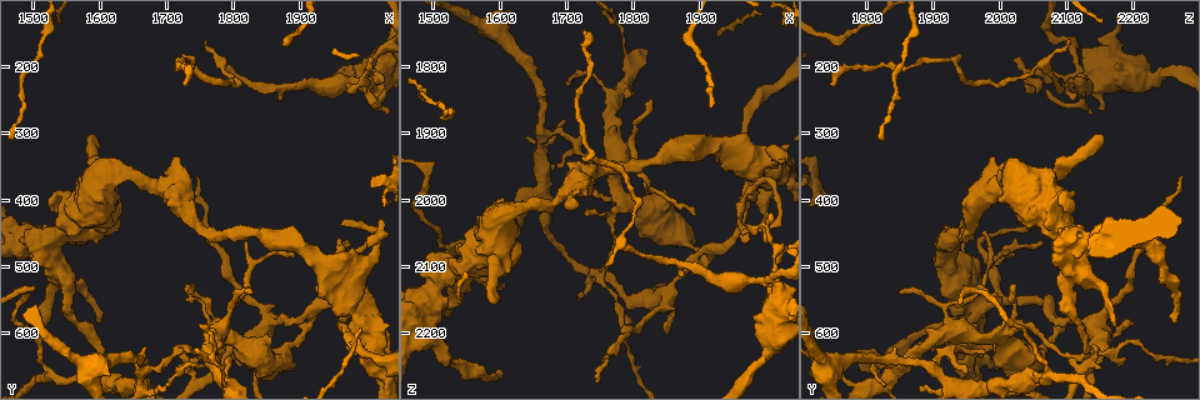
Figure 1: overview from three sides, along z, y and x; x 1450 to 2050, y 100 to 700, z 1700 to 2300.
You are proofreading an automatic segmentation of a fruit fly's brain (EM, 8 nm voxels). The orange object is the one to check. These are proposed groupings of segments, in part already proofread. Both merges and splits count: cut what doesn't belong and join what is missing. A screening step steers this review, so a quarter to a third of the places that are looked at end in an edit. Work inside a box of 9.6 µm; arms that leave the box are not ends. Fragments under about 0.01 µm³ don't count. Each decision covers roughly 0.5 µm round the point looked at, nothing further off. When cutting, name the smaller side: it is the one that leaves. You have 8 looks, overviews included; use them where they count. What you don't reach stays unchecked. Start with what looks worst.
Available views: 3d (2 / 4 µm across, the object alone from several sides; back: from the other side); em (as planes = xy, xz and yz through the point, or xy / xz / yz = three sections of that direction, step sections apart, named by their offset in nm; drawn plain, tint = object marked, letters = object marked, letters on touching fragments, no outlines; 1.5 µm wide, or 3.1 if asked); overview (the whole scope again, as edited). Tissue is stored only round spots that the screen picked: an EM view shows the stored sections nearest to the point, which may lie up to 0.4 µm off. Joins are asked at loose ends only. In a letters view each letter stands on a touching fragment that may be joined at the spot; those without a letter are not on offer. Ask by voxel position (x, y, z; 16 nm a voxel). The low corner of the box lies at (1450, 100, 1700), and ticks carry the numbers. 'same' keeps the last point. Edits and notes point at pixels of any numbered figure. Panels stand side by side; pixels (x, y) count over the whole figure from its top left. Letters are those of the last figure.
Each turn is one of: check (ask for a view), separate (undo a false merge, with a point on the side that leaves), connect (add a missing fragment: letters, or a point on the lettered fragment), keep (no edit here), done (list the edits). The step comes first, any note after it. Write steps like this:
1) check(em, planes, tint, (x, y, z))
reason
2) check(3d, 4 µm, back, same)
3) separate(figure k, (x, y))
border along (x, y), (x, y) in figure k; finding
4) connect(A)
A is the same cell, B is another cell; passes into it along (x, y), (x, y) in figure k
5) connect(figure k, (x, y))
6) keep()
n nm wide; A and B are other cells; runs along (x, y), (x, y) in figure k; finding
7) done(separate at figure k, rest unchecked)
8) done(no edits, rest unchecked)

check(em, planes, letters, (1605, 585, 2265))
end of a long branch

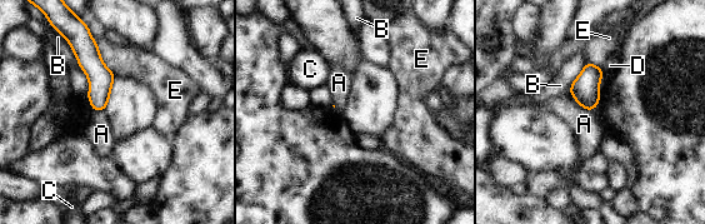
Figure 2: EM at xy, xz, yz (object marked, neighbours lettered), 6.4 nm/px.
keep()
A, B, C, D and E are other cells; runs along (89, 43), (101, 106) in figure 2; no lettered fragment goes on from it

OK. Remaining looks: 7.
check(3d, 2 µm, (1515, 475, 2230))
sudden change in width

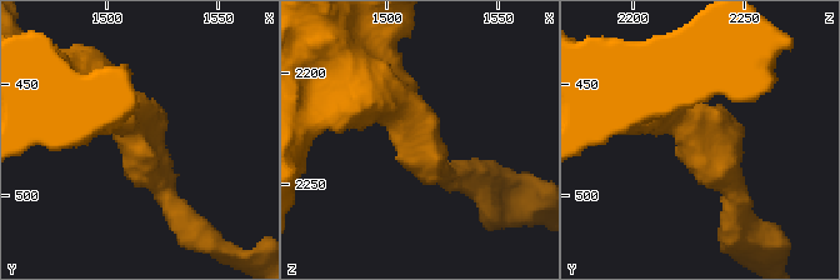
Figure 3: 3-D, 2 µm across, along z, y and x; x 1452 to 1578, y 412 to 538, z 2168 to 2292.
check(em, yz, step 4, tint, (1515, 477, 2229))

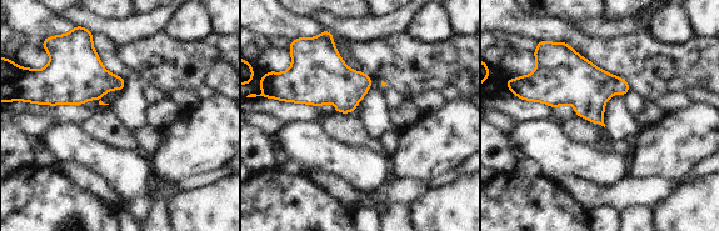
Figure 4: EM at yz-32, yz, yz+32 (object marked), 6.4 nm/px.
check(em, yz, step 4, letters, same)

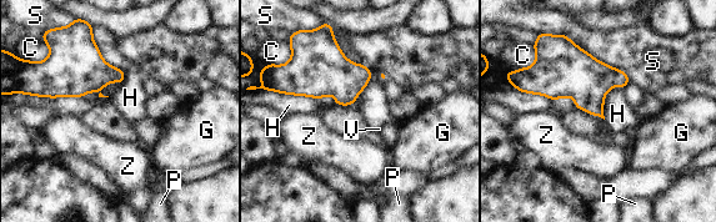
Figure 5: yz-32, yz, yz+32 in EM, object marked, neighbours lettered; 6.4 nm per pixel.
keep()
140 nm wide; C, G, H, P, S, V and Z are other cells; all the same neuron

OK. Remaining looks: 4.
check(em, xy, step 4, letters, (1730, 530, 2030))
an open end

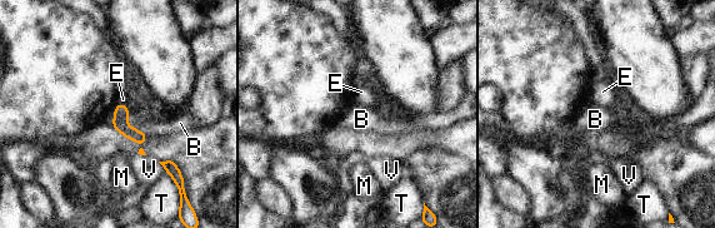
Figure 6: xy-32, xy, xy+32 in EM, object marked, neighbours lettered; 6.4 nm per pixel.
check(em, planes, letters, same)

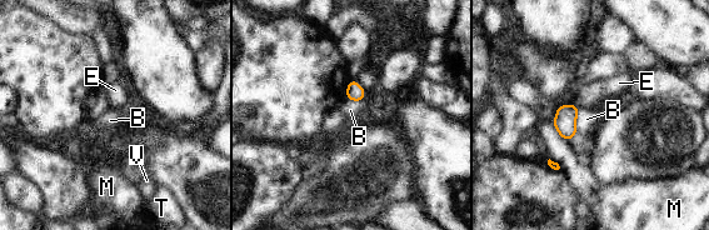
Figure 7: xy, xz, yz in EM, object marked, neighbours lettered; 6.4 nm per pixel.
keep()
B, E, M, T and V are other cells; none of them fits

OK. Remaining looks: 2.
done(no edits, rest unchecked)

